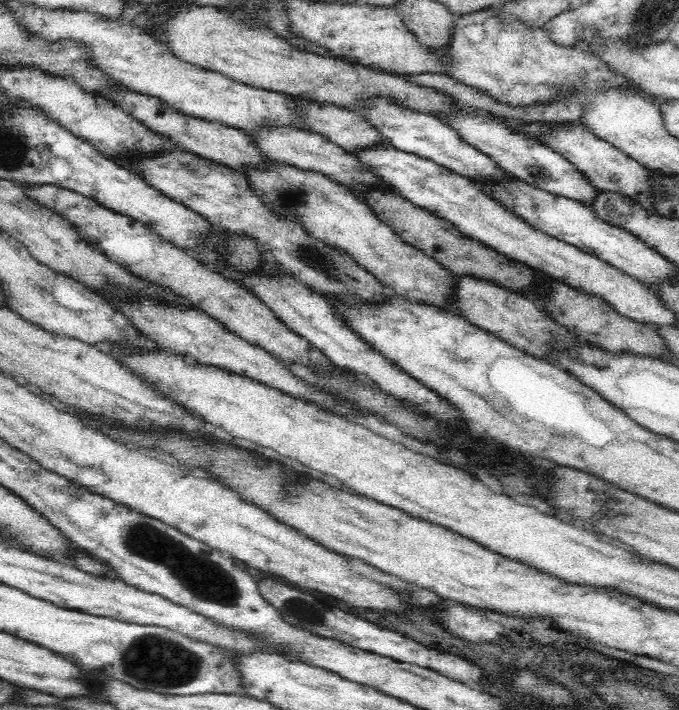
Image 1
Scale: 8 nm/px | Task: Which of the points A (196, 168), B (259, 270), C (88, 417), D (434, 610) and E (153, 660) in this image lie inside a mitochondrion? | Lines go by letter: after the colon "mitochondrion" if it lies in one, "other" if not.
A: mitochondrion
B: other
C: other
D: other
E: mitochondrion

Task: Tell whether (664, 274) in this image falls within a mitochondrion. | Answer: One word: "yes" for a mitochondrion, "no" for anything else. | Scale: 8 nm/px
no

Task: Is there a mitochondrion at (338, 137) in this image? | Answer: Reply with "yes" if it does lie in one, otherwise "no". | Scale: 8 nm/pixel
no

